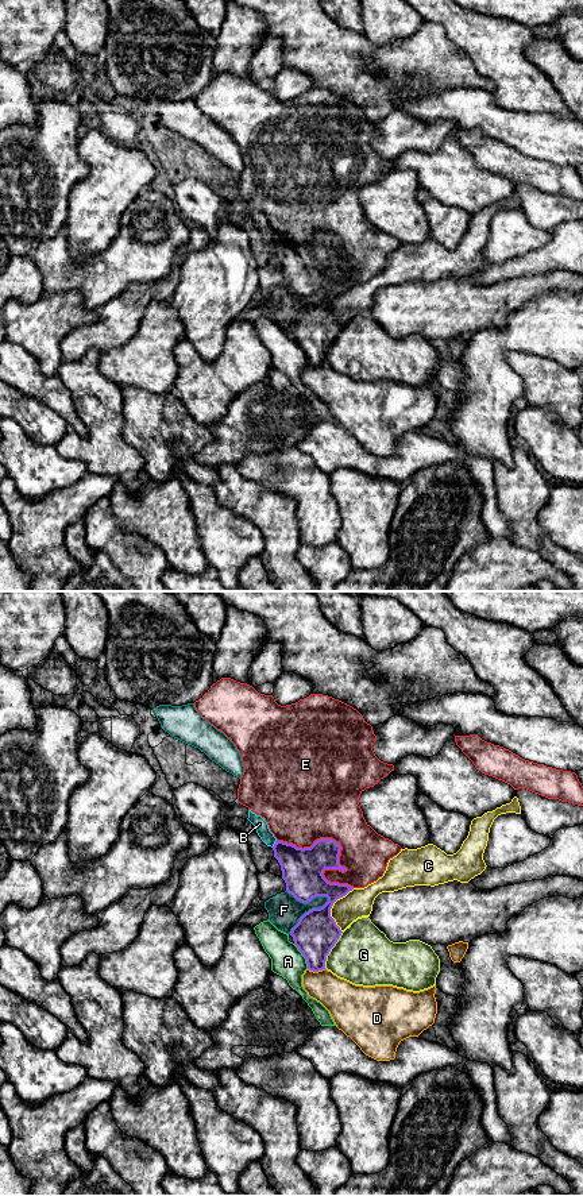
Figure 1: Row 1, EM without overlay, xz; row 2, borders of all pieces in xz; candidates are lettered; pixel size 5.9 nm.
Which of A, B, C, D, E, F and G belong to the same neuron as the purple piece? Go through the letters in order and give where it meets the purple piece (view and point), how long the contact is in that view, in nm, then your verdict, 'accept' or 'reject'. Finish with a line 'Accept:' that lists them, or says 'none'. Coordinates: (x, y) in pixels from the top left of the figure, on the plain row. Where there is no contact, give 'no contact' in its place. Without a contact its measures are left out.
A: xz (302, 350) | 180 nm | reject
B: xz (274, 239) | 60 nm | reject
C: xz (331, 303) | 280 nm | reject
D: xz (316, 366) | 110 nm | reject
E: xz (339, 250) | 550 nm | reject
F: xz (308, 307) | 320 nm | reject
G: xz (331, 343) | 240 nm | reject
Accept: none

